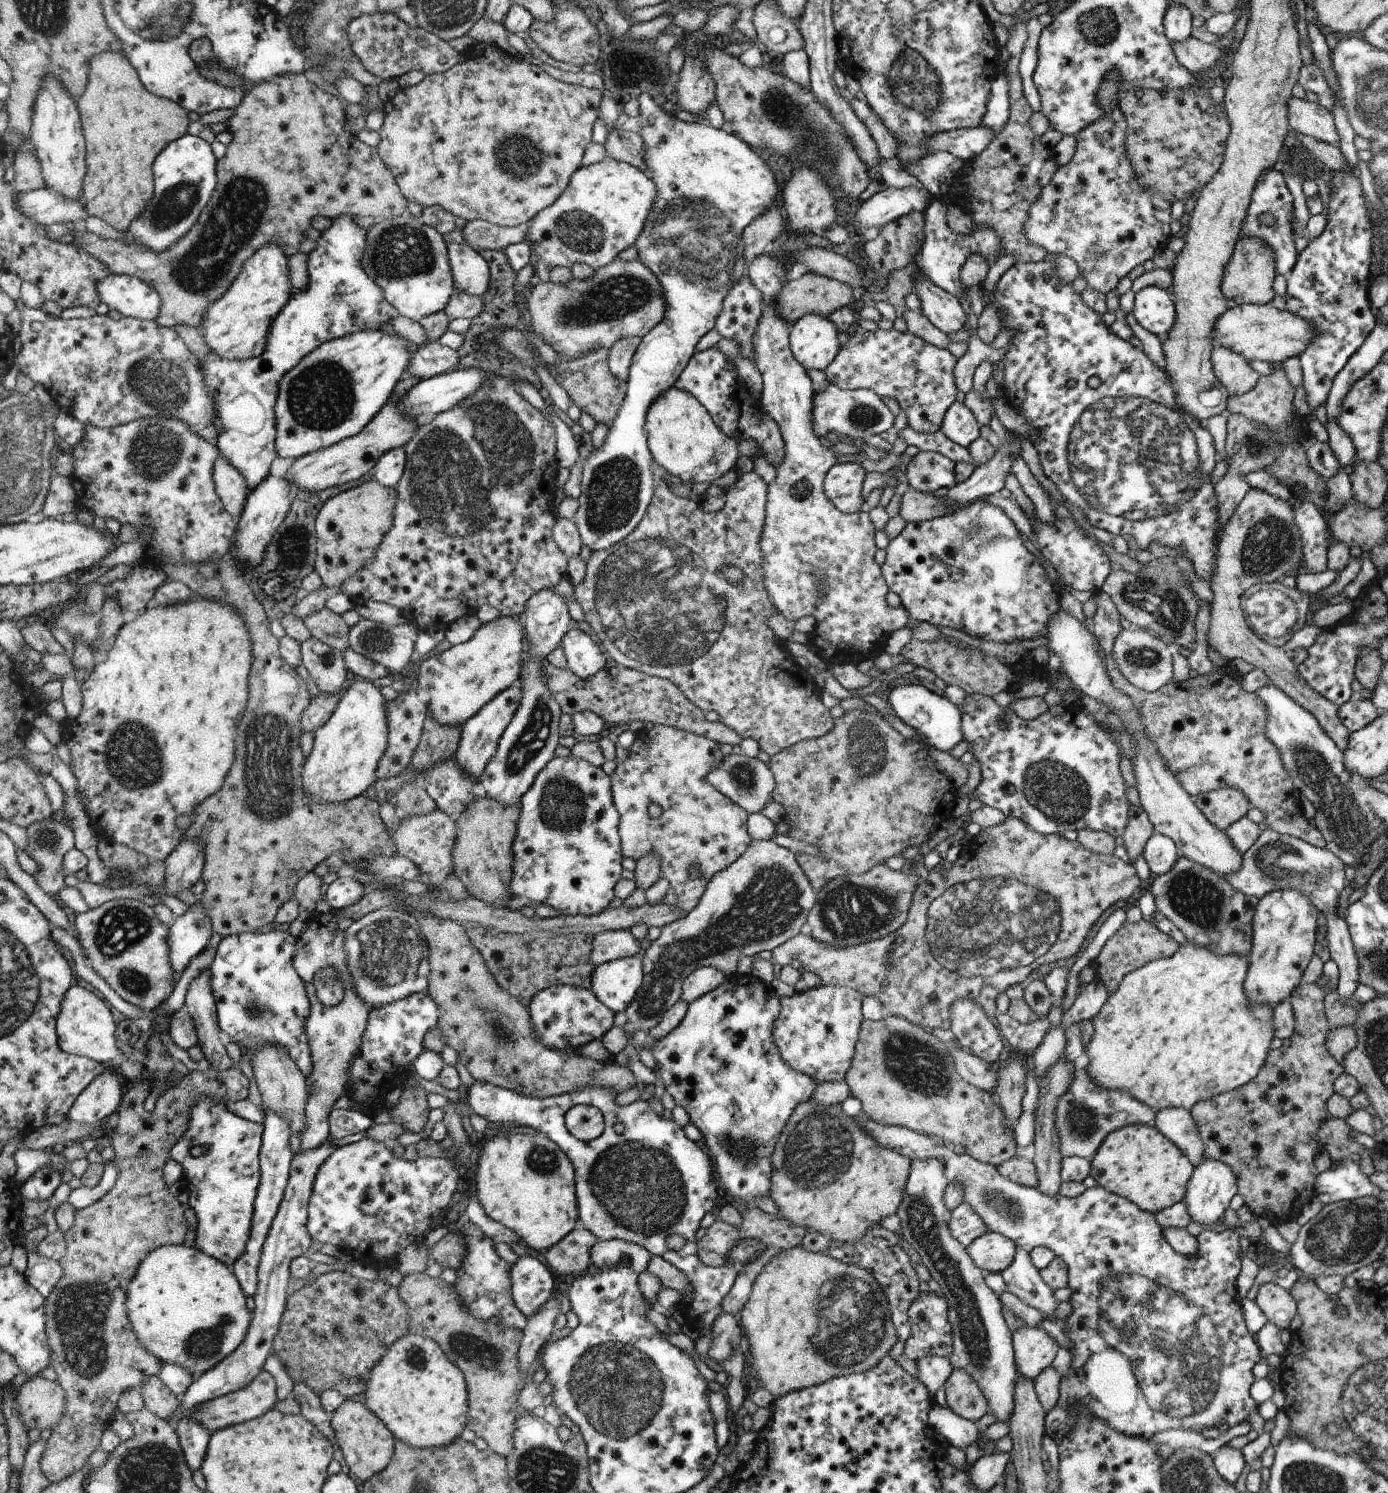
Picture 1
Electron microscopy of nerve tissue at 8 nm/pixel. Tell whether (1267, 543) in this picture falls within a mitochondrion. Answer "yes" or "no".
yes

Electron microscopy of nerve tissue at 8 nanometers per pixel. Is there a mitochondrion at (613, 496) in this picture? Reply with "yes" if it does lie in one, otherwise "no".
yes

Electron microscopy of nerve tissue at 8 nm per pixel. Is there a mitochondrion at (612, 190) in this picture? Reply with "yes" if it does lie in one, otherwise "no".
no

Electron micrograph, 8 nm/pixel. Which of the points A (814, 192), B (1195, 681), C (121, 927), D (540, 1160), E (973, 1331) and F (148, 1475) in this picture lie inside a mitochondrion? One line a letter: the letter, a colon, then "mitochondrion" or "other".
A: mitochondrion
B: other
C: mitochondrion
D: mitochondrion
E: mitochondrion
F: mitochondrion

